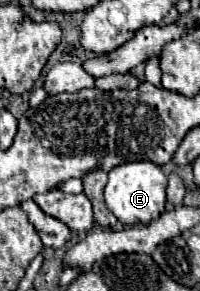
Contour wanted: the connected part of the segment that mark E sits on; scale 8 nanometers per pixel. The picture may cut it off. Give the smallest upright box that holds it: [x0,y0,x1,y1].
[104,161,166,227]

